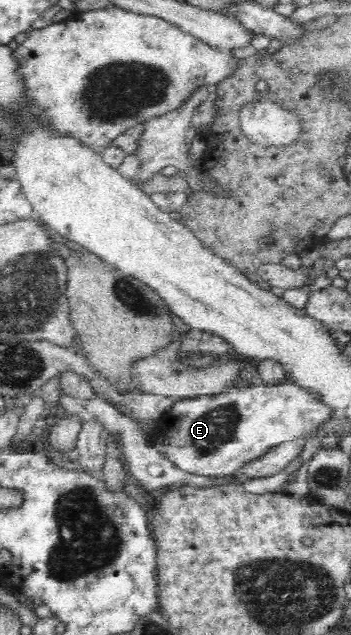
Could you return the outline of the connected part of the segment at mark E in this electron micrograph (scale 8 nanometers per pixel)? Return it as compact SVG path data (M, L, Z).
M287 376L287 382L281 384L281 386L265 386L264 384L257 382L253 386L246 388L245 390L241 390L241 391L231 391L231 392L225 392L225 394L215 394L211 396L205 395L205 396L199 396L197 398L185 398L185 399L175 400L175 404L171 406L170 410L165 415L163 415L161 419L157 421L157 428L153 434L153 446L162 454L162 456L166 458L166 460L171 461L178 469L184 470L185 472L188 472L189 474L197 475L197 476L208 476L208 477L235 476L235 474L239 474L239 472L241 472L241 470L243 470L243 468L245 468L245 466L247 466L249 462L253 462L253 460L257 460L257 458L261 458L263 454L269 452L269 449L272 449L274 446L277 446L278 444L281 444L282 442L289 442L290 440L295 440L298 438L305 438L305 437L313 438L313 436L315 436L315 432L318 426L323 421L326 421L327 419L329 419L331 416L333 416L333 412L330 412L330 408L328 408L328 406L325 406L324 404L322 404L322 402L318 400L318 398L314 396L314 394L310 394L310 392L306 392L304 388L301 388L300 386L293 384L290 380L288 380L288 376Z

